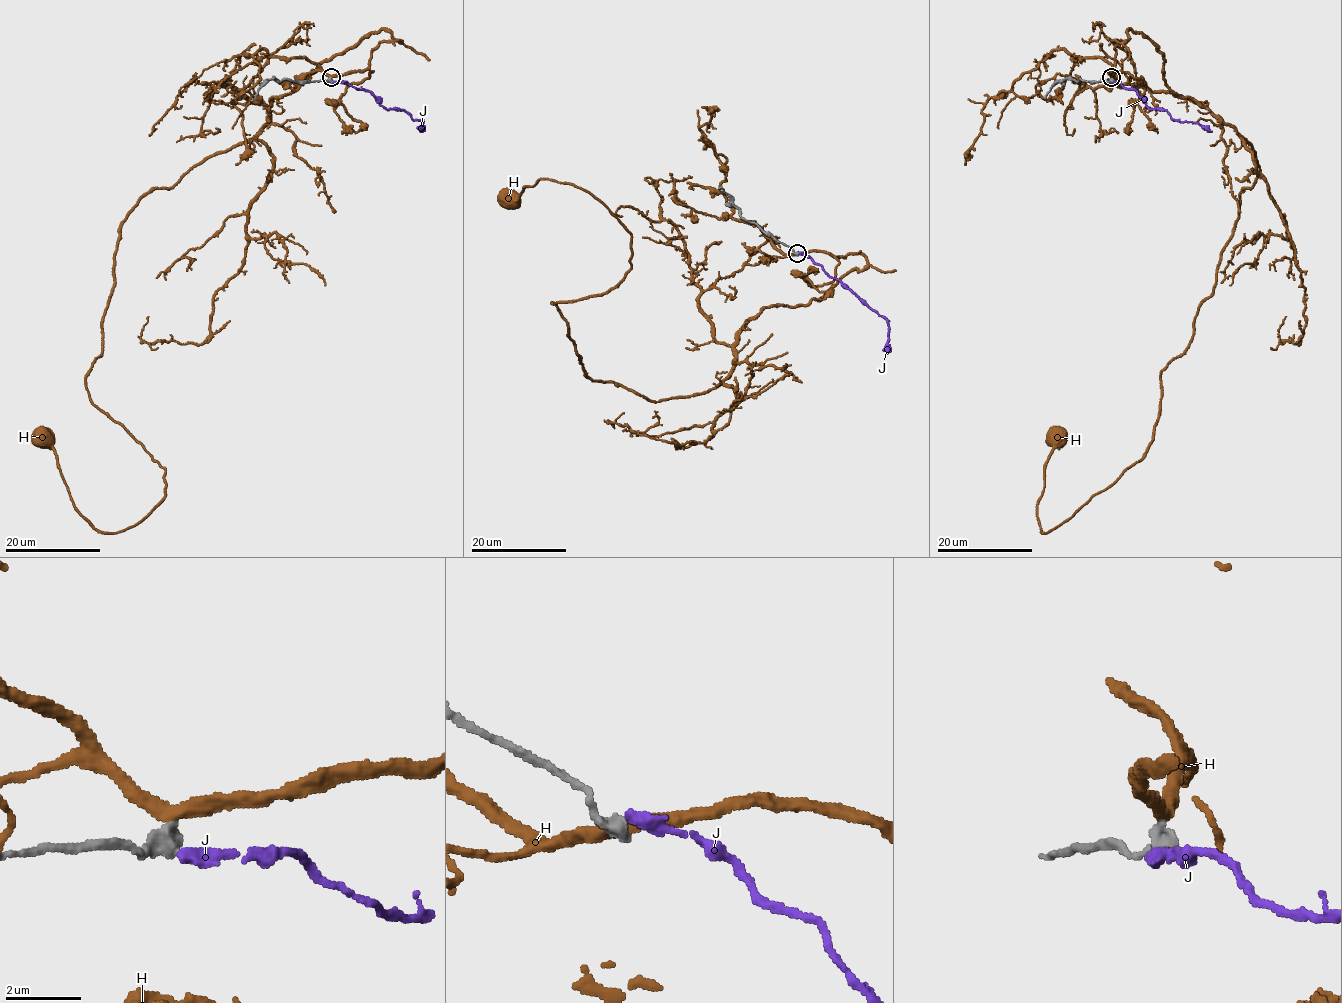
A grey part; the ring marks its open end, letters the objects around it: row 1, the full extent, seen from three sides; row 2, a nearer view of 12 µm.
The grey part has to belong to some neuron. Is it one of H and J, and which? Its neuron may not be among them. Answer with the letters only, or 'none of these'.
none of these

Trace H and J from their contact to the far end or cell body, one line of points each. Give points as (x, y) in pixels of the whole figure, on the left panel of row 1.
H: (331, 78), (401, 42), (326, 59), (121, 227), (85, 388), (165, 498), (97, 531), (36, 439)
J: (331, 81), (345, 81), (366, 89), (387, 108), (403, 110), (413, 119), (422, 121), (420, 131)

